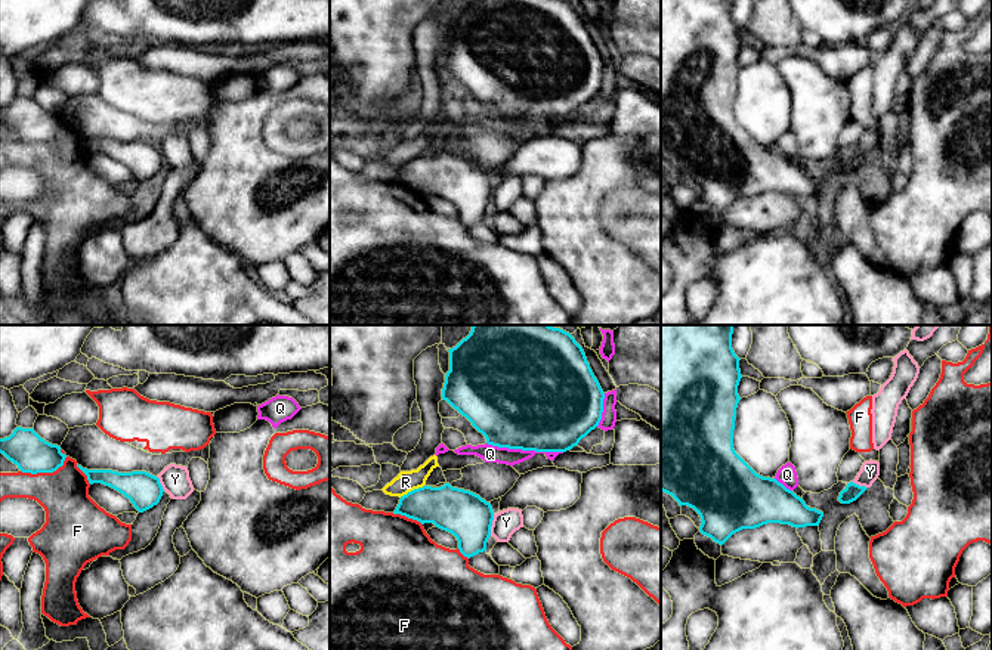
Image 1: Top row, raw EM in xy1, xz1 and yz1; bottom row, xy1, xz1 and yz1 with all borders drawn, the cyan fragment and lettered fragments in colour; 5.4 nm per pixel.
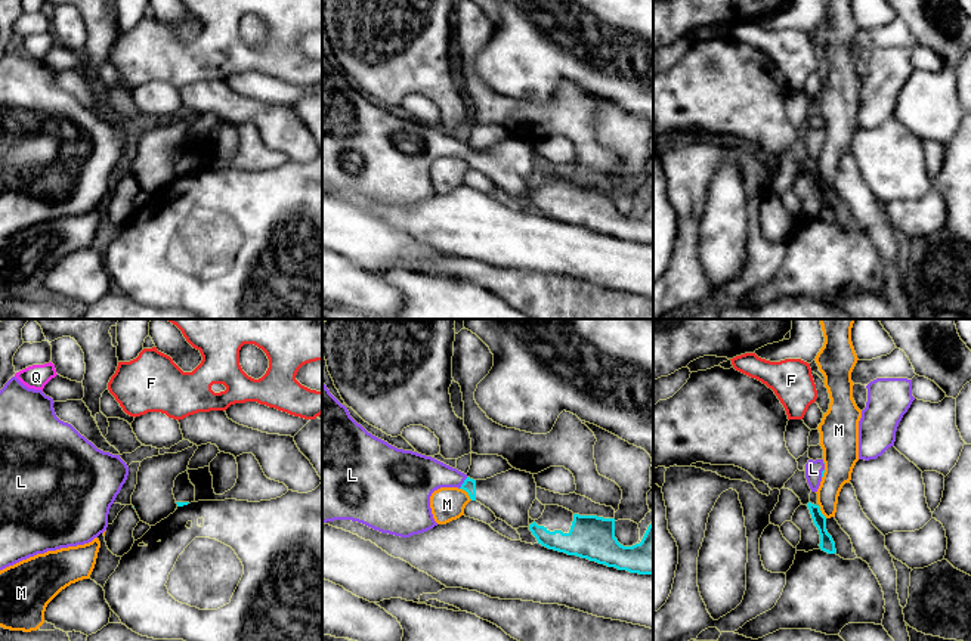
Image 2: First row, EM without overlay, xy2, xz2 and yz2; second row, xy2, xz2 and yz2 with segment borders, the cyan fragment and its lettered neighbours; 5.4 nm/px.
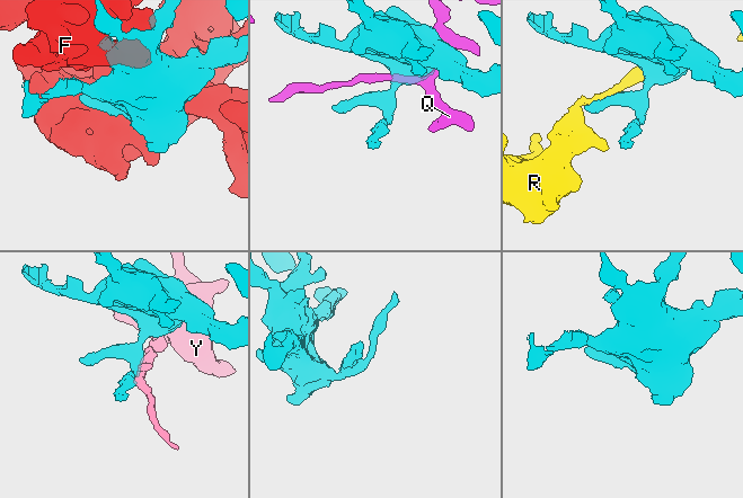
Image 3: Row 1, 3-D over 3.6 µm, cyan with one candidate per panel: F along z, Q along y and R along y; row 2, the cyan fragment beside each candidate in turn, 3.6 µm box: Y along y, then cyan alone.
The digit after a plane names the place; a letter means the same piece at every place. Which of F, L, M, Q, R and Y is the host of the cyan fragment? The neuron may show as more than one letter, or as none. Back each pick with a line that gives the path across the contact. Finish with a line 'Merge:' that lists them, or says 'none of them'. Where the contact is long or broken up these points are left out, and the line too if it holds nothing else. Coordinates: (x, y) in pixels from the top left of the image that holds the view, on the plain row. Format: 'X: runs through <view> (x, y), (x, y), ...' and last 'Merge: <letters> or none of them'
L: runs through xz2 (469, 154), (463, 152), (447, 145), (418, 145)
Merge: L

